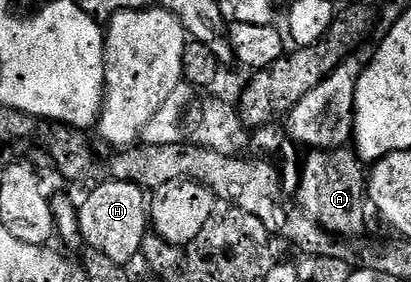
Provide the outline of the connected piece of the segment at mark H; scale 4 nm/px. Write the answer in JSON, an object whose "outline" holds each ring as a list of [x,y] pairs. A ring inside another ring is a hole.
{"outline":[[[106,180],[78,207],[79,227],[84,243],[122,264],[130,264],[140,257],[143,242],[149,235],[151,208],[148,191],[132,182]]]}

